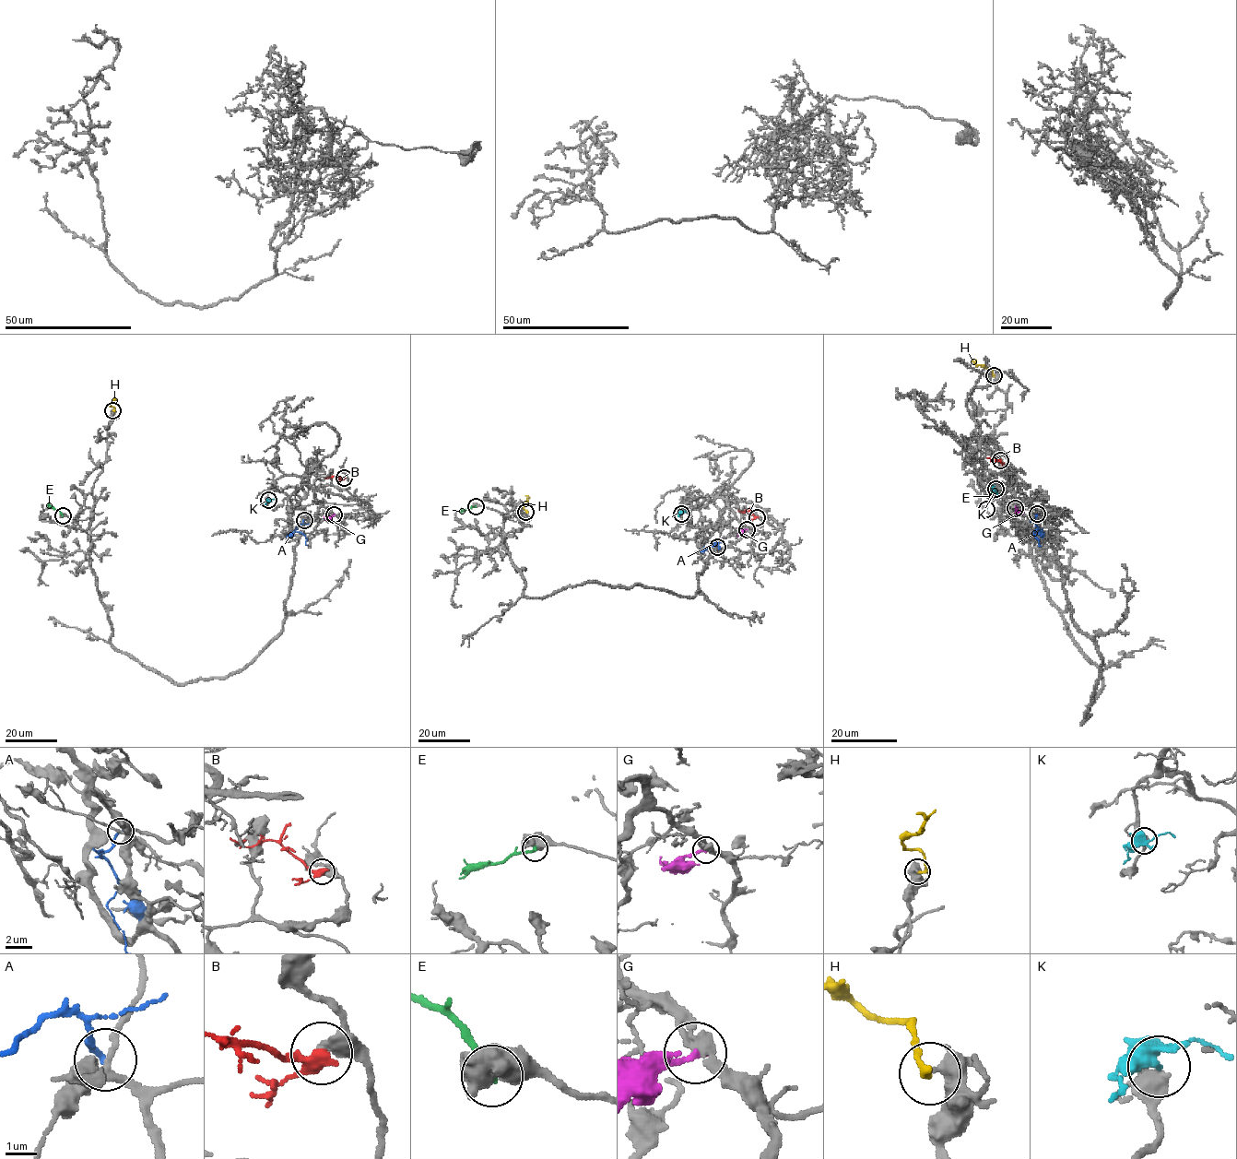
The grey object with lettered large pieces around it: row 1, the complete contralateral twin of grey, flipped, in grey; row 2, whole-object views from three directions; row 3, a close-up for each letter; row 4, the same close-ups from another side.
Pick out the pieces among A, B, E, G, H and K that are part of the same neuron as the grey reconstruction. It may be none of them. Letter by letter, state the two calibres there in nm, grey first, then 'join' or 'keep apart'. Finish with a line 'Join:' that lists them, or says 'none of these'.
A: calibres 240 and 170 nm; keep apart
B: calibres 360 and 340 nm; keep apart
E: calibres 550 and 240 nm; keep apart
G: calibres 360 and 220 nm; keep apart
H: calibres 220 and 240 nm; keep apart
K: calibres 320 and 340 nm; keep apart
Join: none of these

